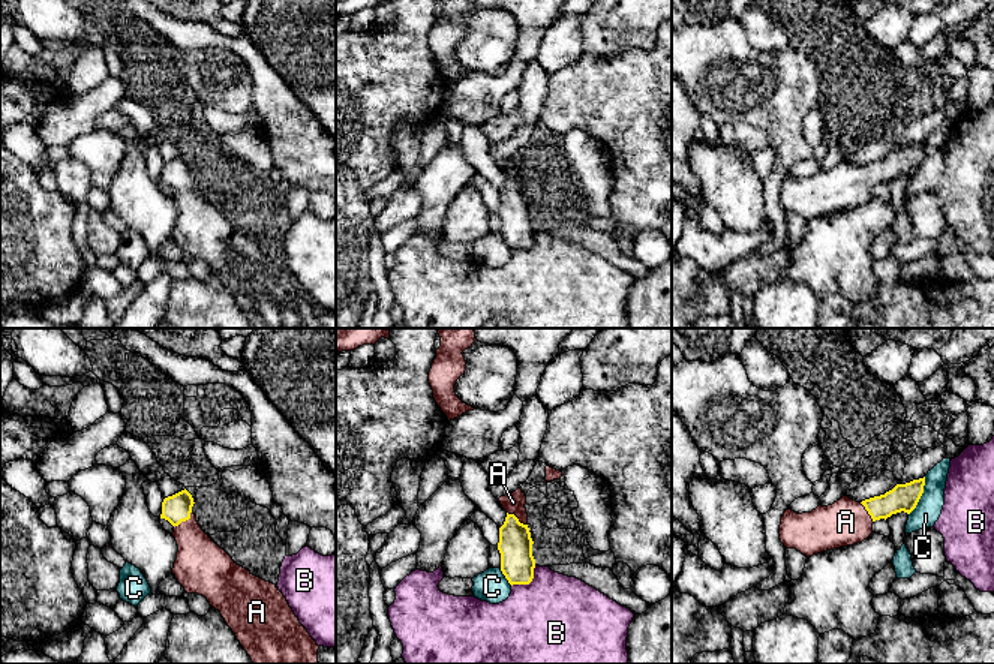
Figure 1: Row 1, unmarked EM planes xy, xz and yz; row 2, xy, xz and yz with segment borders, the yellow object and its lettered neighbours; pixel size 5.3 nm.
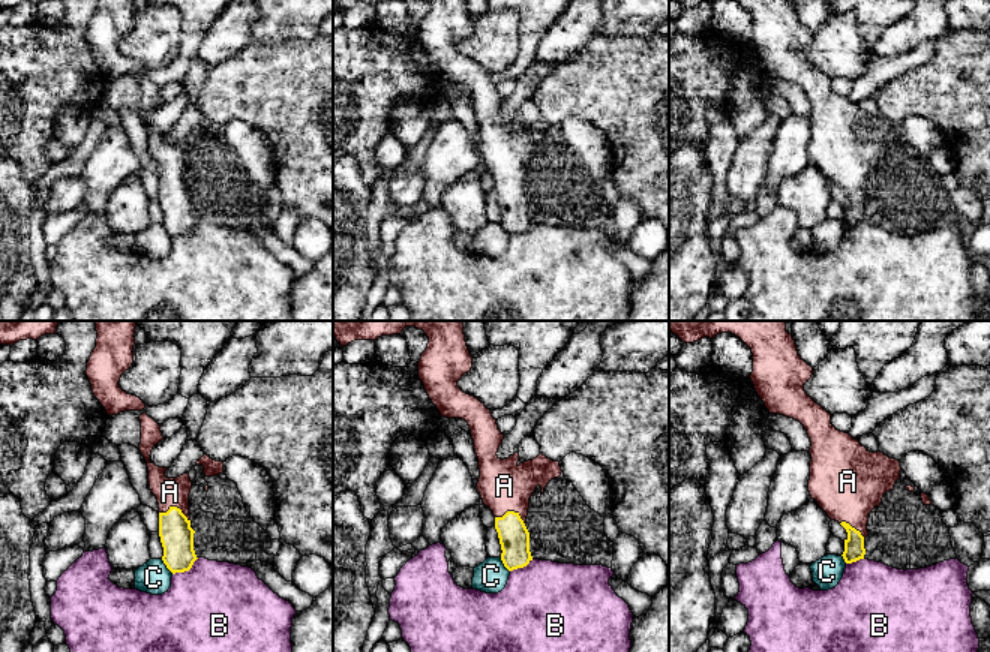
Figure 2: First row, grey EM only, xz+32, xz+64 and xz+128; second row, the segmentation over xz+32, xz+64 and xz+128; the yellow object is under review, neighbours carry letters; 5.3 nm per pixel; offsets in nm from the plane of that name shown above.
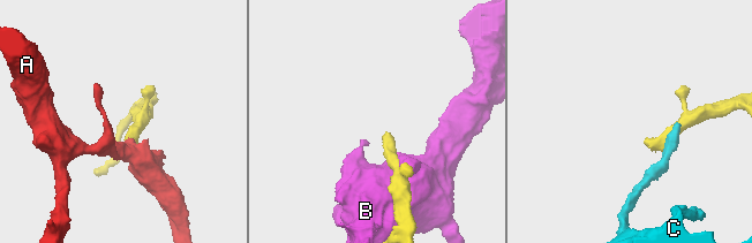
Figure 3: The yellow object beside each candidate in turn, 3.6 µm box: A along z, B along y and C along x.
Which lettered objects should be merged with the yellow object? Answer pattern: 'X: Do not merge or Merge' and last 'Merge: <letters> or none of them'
A: Merge
B: Do not merge
C: Do not merge
Merge: A

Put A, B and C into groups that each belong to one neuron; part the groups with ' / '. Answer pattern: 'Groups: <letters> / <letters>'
Groups: A / B / C

